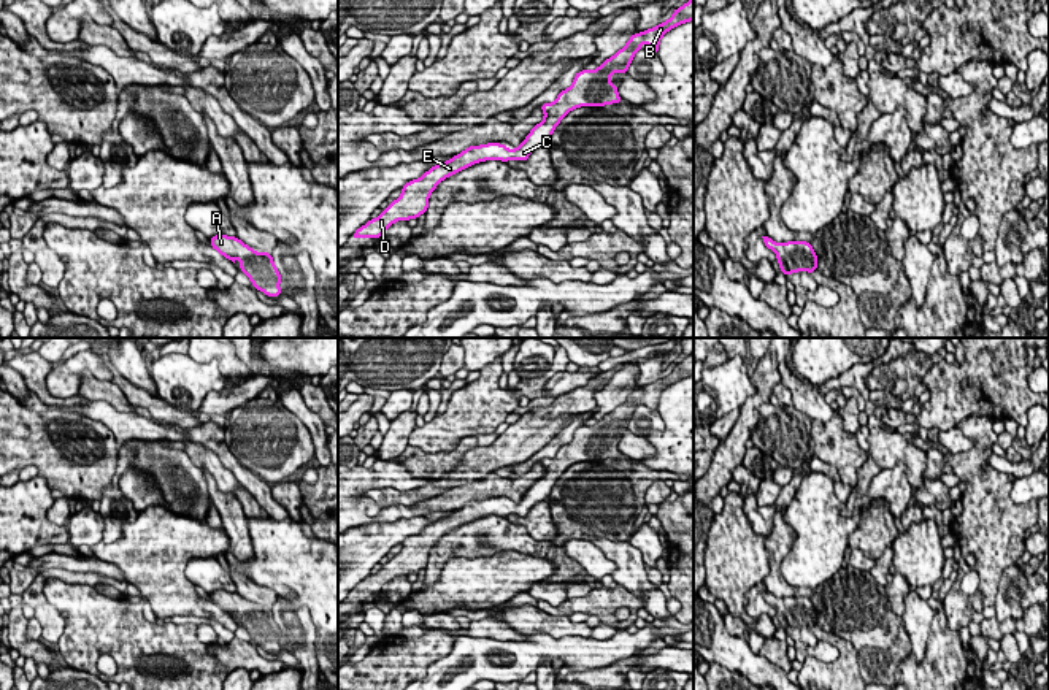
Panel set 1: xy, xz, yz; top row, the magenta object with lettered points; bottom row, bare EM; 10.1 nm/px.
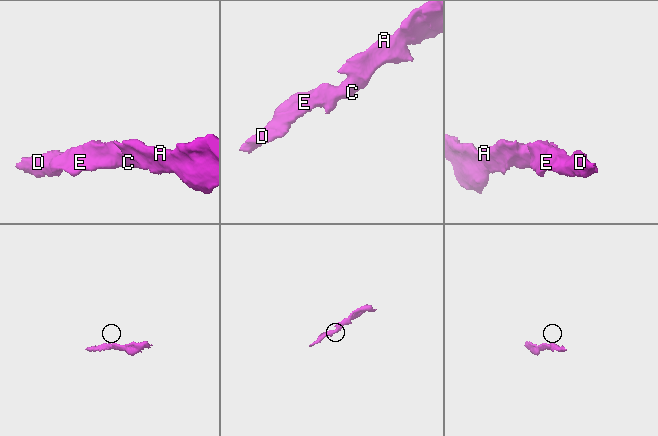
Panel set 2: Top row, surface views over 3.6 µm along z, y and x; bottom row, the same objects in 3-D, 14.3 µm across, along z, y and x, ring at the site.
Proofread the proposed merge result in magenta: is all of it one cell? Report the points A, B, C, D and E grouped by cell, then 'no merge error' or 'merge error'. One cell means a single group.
A B C D E | no merge error

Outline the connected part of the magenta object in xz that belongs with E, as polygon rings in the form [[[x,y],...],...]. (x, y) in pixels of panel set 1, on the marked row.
[[[689,0],[681,8],[676,8],[673,16],[644,32],[633,33],[627,44],[614,56],[606,59],[597,70],[581,70],[574,75],[573,84],[560,90],[552,103],[543,103],[540,108],[544,119],[536,124],[525,140],[516,149],[508,149],[506,144],[487,143],[481,146],[470,146],[463,152],[454,155],[451,160],[440,162],[425,171],[421,178],[408,181],[402,187],[402,195],[394,200],[376,219],[370,219],[365,225],[355,230],[355,238],[381,238],[382,232],[397,220],[417,219],[428,208],[428,197],[436,186],[448,176],[455,174],[475,163],[486,160],[508,162],[511,159],[527,160],[528,155],[540,146],[546,146],[552,136],[554,128],[574,108],[579,106],[603,106],[621,103],[616,84],[613,84],[613,73],[627,73],[635,54],[643,43],[649,44],[649,52],[657,54],[662,36],[671,29],[694,21],[694,0]]]

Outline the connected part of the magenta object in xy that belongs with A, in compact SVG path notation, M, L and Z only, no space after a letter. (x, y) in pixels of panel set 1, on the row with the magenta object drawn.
M216 235L209 238L211 247L235 263L240 259L240 270L251 279L257 290L268 297L281 295L281 274L268 252L256 252L236 236Z

